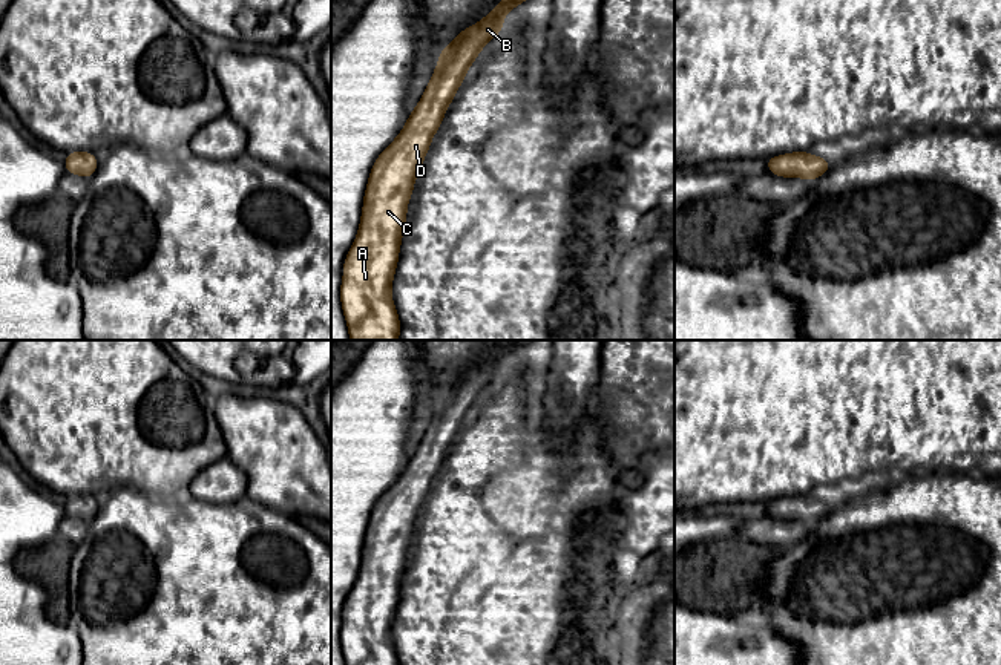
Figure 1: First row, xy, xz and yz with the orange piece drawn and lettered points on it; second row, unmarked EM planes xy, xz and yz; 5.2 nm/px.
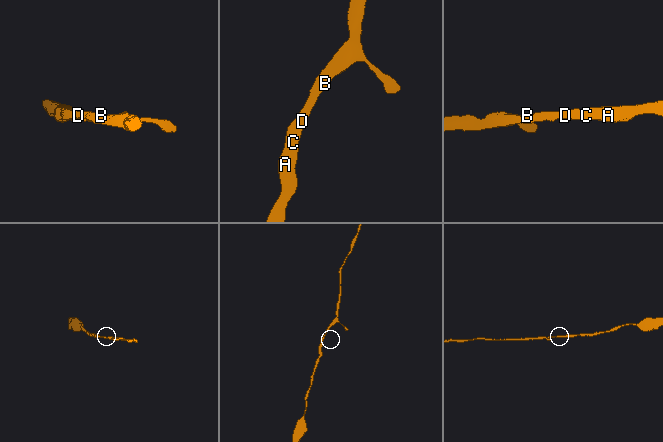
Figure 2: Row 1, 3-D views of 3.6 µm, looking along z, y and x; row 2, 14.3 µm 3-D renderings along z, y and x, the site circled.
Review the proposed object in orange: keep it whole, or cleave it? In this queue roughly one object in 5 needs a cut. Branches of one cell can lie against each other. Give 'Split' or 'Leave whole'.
Leave whole

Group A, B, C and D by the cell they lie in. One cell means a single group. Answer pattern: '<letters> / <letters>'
A B C D

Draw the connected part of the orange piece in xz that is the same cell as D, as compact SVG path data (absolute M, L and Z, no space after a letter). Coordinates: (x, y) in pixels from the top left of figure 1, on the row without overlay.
M504 340L481 365L463 372L440 397L438 408L423 435L422 443L409 457L399 480L376 503L363 541L359 576L343 605L340 645L346 665L400 665L391 639L406 552L422 506L429 493L434 477L440 472L448 449L454 443L464 417L478 395L504 371L503 360L530 340Z

